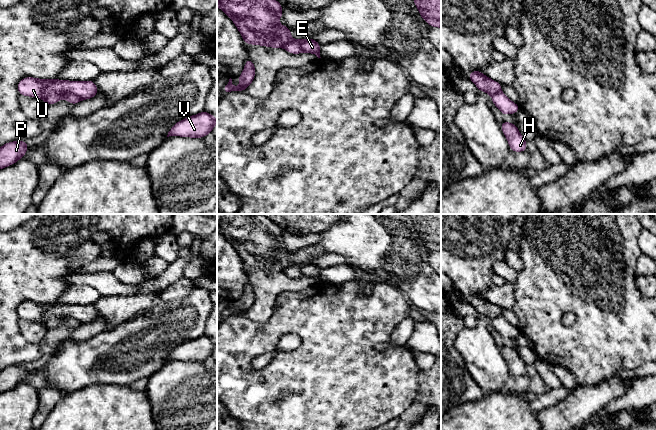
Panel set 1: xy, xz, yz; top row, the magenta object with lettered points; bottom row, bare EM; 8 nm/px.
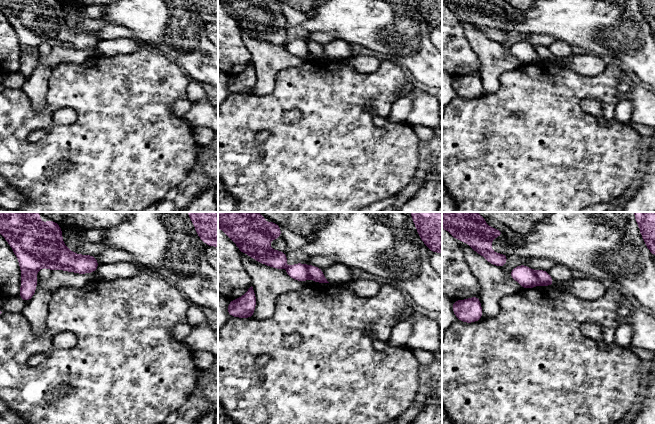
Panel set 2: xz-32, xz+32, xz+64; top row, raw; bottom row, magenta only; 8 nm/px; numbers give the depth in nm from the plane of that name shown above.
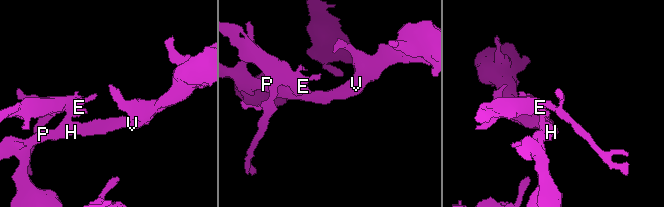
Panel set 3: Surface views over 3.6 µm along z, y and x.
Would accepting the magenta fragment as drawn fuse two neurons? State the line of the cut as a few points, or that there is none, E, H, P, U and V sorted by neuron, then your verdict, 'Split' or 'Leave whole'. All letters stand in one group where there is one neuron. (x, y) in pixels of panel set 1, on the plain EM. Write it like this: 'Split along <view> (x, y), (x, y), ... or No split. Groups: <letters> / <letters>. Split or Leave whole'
Split along xz (283, 270), (290, 266), (297, 266), (303, 275). Groups: E U / H P V. Split

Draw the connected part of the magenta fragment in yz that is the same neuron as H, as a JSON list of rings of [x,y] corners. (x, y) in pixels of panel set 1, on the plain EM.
[[[500,345],[500,350],[511,375],[524,376],[527,374],[527,365],[520,358],[515,347]]]

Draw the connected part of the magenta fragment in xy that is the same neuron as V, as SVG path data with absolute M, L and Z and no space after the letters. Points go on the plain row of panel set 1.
M204 334L199 338L189 340L175 347L168 356L167 361L204 362L209 357L212 357L216 347L217 343Z

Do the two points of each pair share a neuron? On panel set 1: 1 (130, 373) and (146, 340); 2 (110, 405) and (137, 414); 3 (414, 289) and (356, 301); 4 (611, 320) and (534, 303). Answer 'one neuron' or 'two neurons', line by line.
1: one neuron
2: one neuron
3: two neurons
4: one neuron

